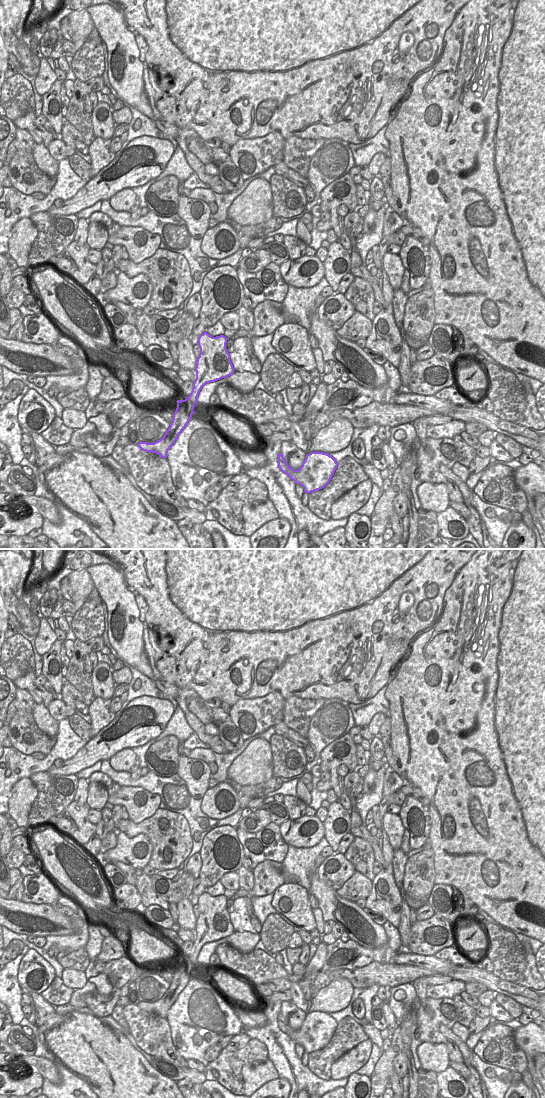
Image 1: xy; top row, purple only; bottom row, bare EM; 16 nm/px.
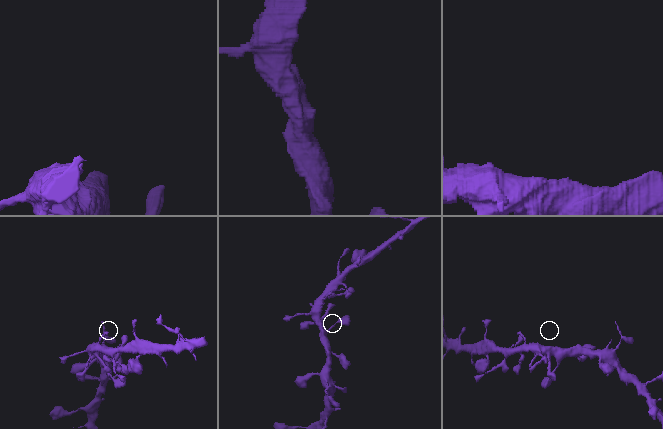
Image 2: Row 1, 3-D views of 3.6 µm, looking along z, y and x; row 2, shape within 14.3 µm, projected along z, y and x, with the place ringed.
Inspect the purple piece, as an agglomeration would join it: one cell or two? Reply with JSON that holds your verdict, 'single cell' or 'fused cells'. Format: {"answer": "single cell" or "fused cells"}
{"answer": "single cell"}

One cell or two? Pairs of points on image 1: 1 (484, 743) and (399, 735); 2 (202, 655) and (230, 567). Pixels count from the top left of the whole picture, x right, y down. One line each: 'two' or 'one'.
1: one
2: one

